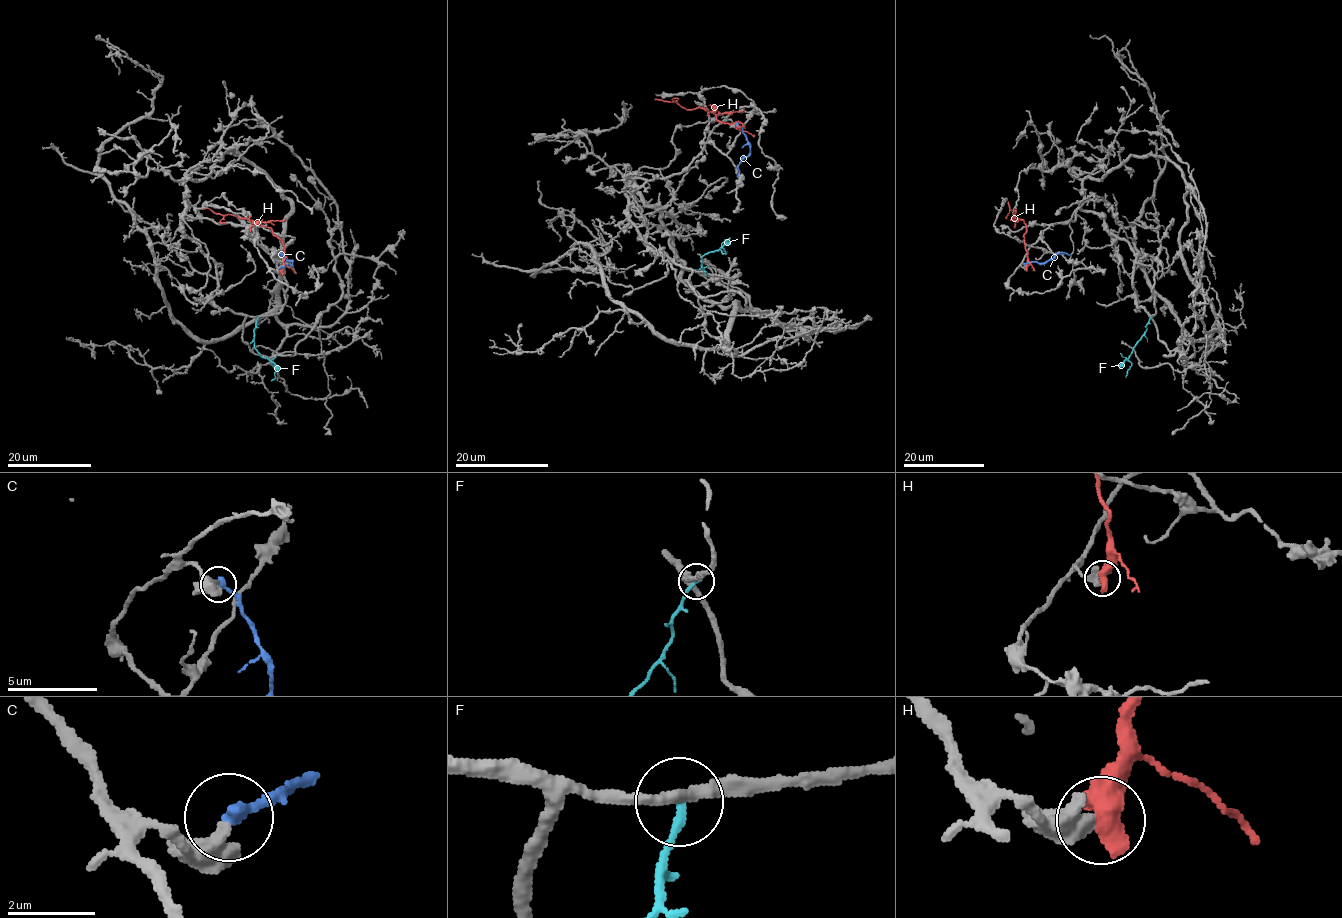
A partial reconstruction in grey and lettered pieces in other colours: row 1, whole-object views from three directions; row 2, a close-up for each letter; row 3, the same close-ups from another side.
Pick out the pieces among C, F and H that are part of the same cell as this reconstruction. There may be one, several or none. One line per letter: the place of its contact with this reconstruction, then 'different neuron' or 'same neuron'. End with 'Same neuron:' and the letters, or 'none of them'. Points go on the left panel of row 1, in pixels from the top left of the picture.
C: contact (279, 268); different neuron
F: contact (258, 317); different neuron
H: contact (281, 271); different neuron
Same neuron: none of them

